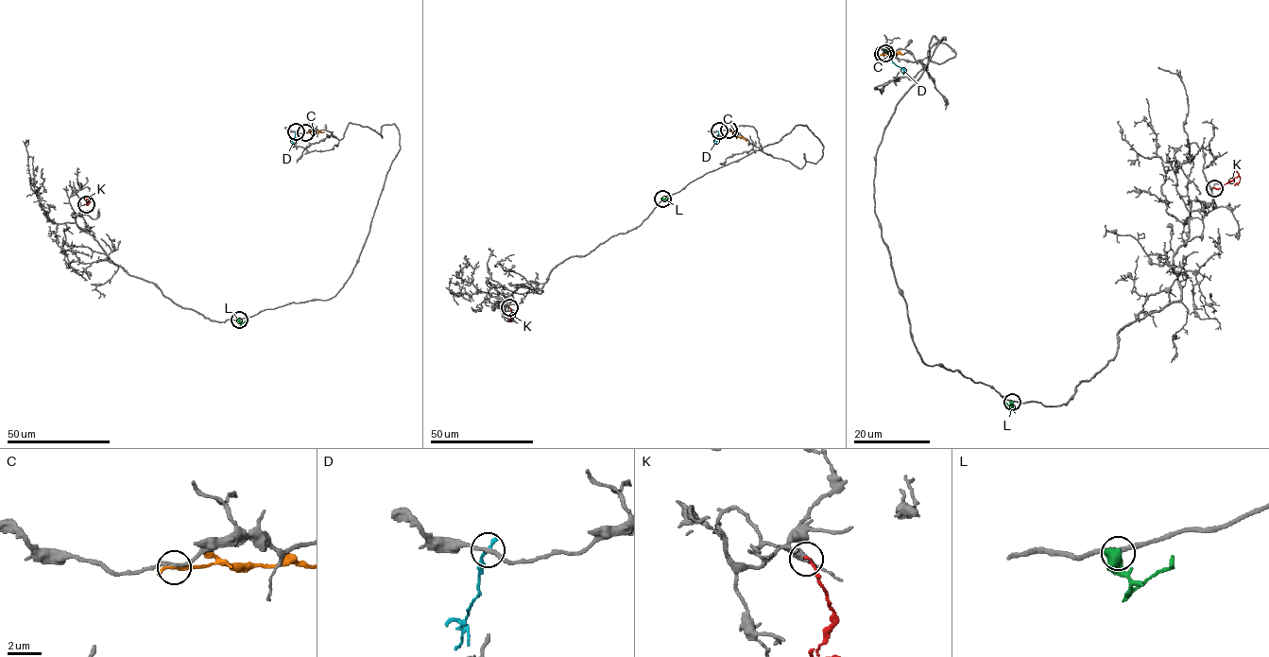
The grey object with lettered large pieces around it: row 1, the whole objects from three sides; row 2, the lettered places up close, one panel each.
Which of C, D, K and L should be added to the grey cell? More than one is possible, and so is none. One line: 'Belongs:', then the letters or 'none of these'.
Belongs: K

